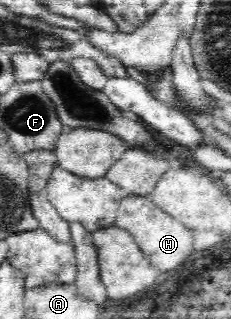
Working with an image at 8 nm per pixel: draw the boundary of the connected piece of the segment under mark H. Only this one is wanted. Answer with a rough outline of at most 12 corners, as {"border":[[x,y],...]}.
{"border":[[149,196],[121,197],[114,226],[160,271],[194,251],[190,230]]}

